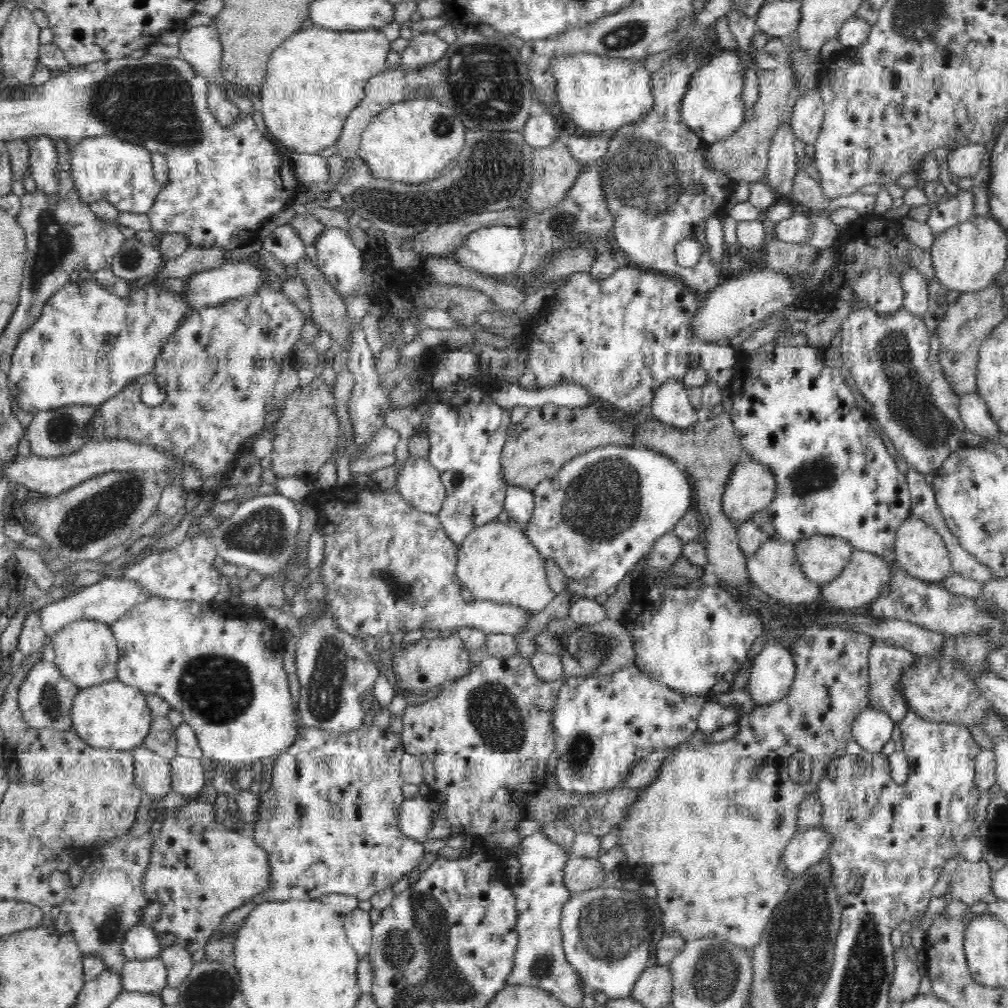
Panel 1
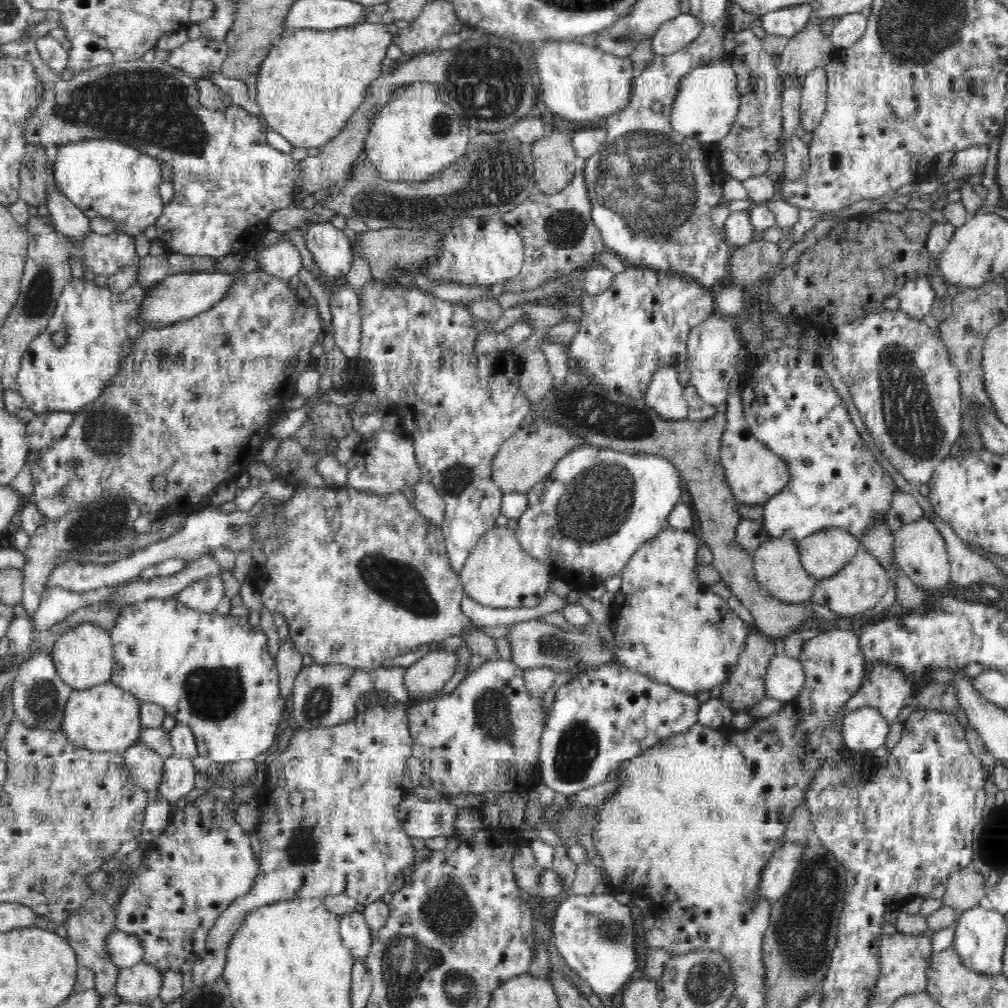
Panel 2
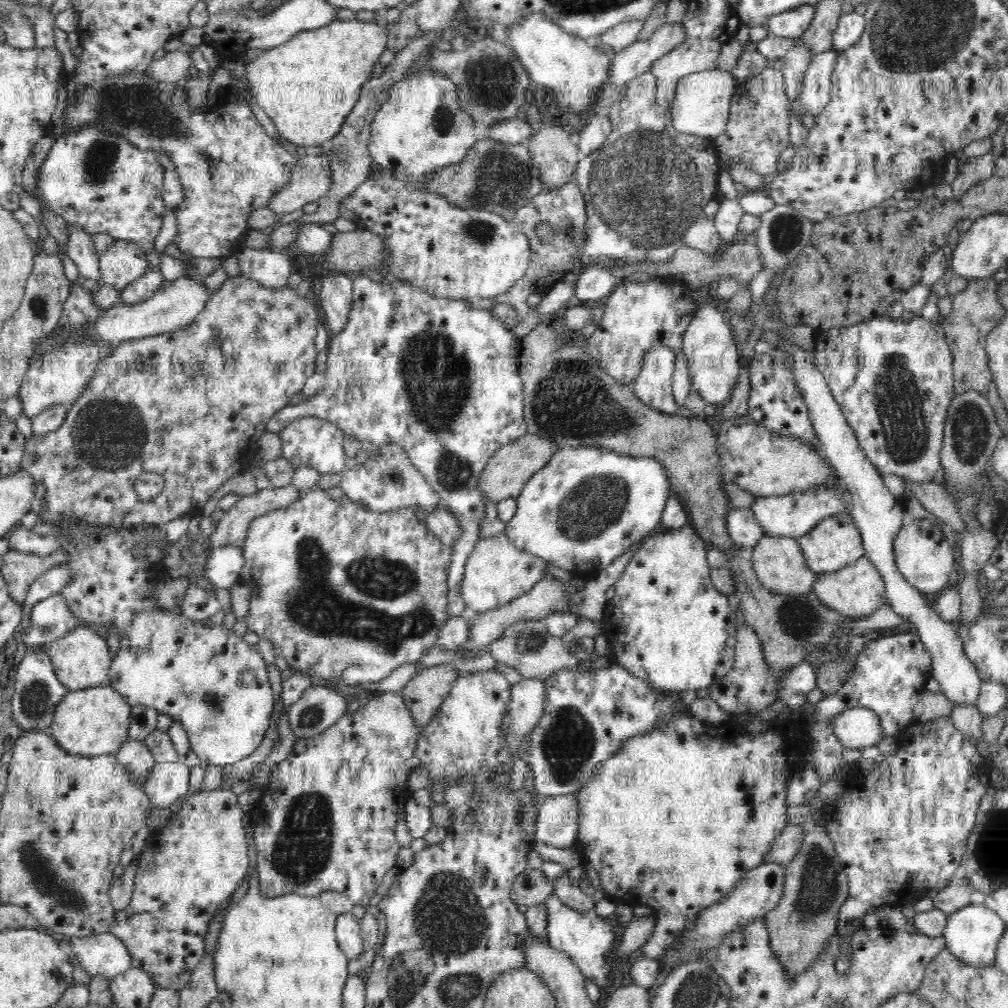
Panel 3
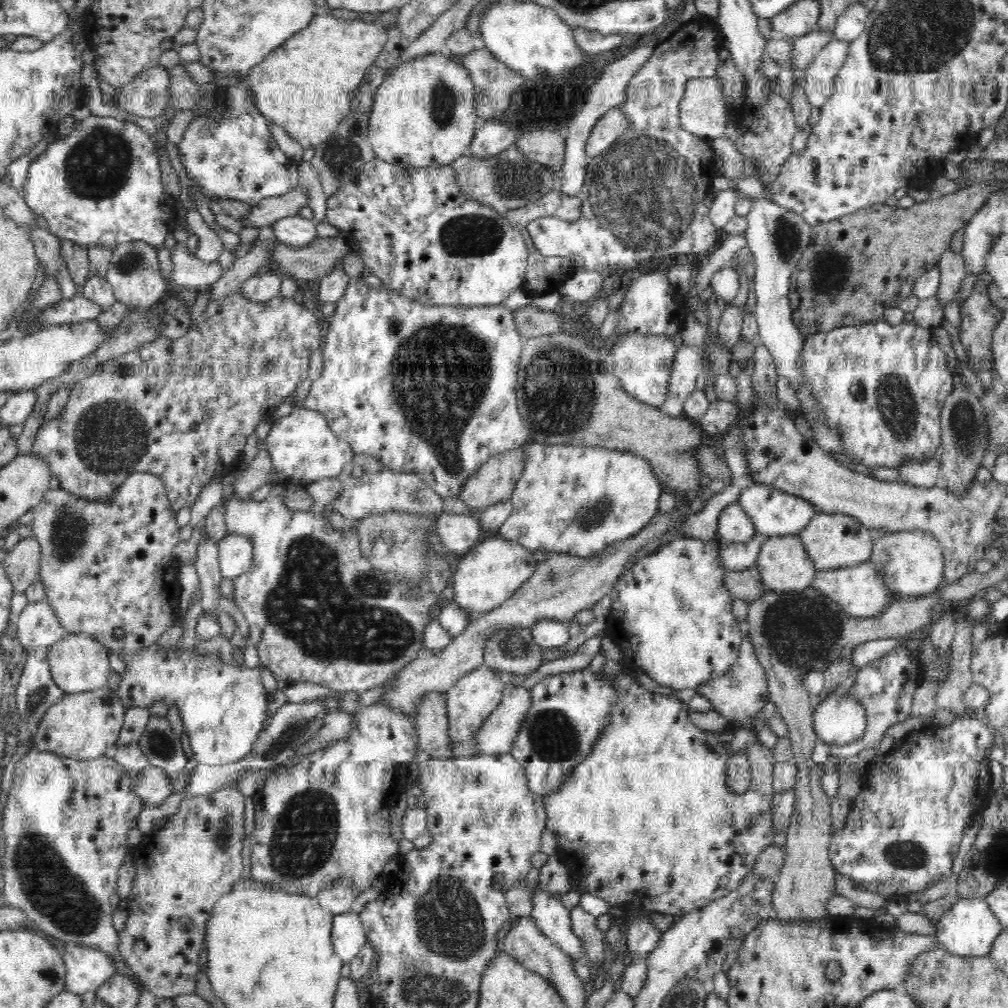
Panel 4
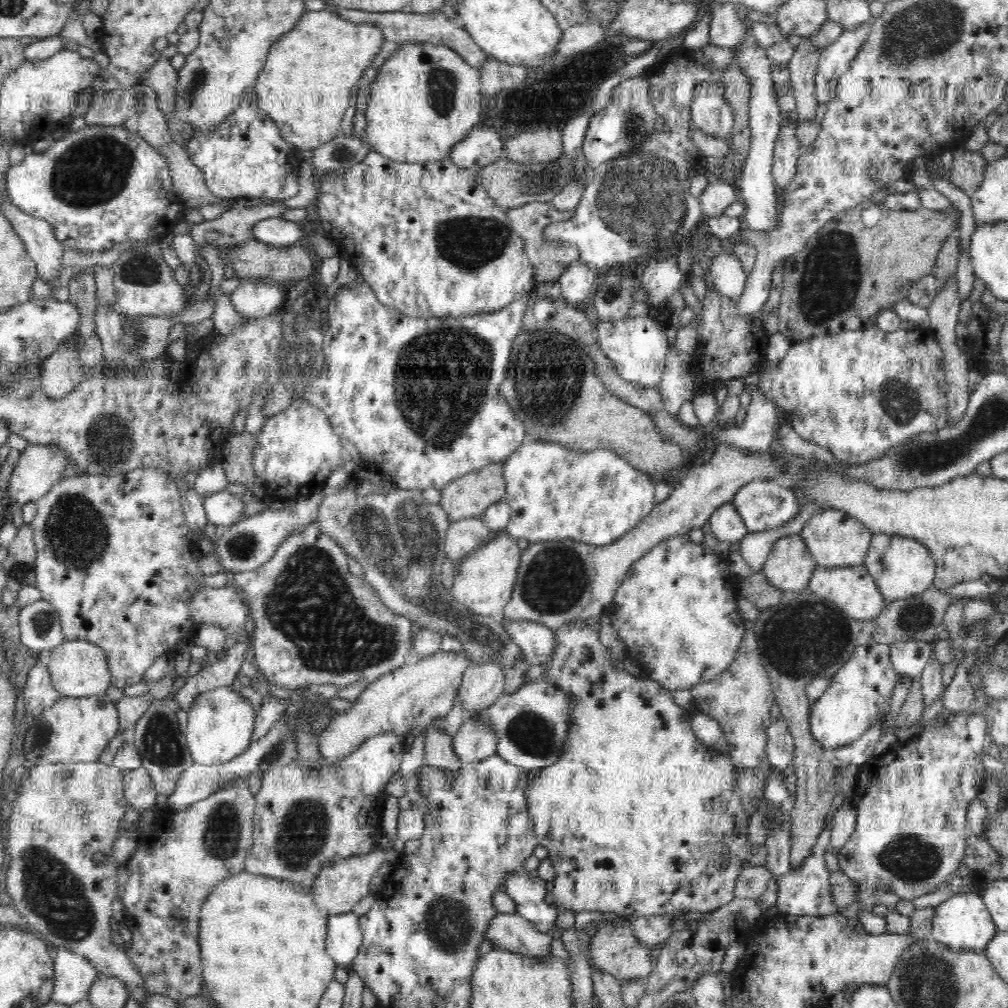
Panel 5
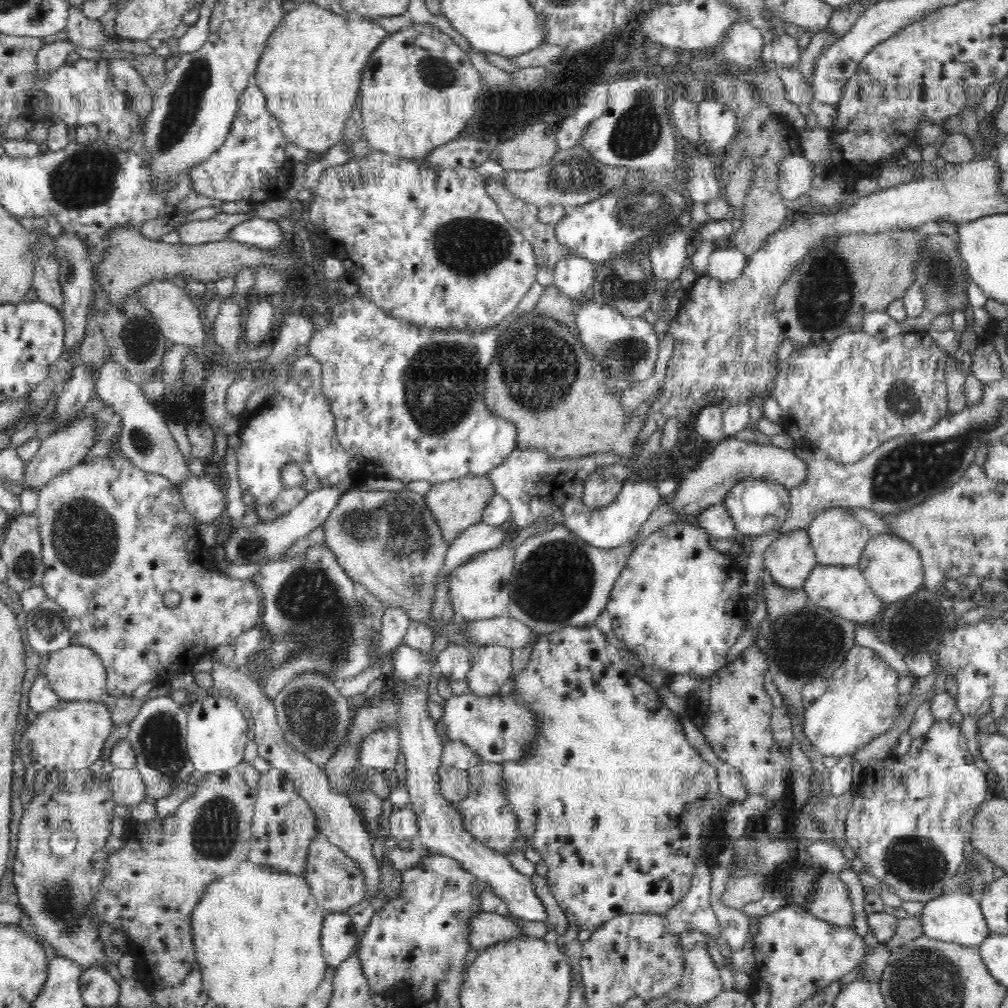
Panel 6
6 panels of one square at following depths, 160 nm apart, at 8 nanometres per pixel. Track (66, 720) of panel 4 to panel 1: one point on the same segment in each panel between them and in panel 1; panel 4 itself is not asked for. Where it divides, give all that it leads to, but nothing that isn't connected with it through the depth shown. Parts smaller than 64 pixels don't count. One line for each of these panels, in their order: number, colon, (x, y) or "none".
1: (112, 715)
2: (105, 718)
3: (92, 721)

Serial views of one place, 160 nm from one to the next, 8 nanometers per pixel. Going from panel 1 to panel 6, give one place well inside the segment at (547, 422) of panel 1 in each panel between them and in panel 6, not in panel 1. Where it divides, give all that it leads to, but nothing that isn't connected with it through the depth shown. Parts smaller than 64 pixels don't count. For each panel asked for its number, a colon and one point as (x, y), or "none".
2: (526, 458)
3: (510, 467)
4: (494, 481)
5: (469, 496)
6: (455, 505)

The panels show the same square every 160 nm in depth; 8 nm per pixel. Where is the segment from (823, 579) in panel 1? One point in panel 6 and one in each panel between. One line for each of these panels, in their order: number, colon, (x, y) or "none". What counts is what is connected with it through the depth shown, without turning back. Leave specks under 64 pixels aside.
2: (824, 553)
3: (835, 542)
4: (832, 540)
5: (835, 539)
6: (837, 538)

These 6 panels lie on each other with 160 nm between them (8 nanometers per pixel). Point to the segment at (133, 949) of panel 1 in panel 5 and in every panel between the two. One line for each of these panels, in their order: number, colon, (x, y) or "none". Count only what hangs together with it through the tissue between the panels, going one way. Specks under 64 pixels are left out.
2: (124, 950)
3: (104, 955)
4: (86, 968)
5: (73, 974)

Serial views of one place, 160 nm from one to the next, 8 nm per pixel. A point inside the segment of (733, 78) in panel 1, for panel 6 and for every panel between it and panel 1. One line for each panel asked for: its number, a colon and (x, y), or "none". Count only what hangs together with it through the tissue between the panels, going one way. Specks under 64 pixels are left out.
2: (707, 103)
3: (702, 100)
4: (703, 110)
5: (711, 114)
6: (717, 123)

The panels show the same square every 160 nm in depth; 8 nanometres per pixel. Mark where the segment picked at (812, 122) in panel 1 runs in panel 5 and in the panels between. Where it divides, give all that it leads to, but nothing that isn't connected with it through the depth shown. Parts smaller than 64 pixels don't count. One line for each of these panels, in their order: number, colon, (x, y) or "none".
2: (813, 99)
3: (816, 91)
4: (819, 77)
5: (835, 59)

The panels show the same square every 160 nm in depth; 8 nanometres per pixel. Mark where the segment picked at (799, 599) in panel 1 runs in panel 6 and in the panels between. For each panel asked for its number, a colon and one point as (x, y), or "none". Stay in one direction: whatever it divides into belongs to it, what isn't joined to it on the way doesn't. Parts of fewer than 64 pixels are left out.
2: (776, 562)
3: (778, 561)
4: (784, 565)
5: (789, 566)
6: (790, 559)

